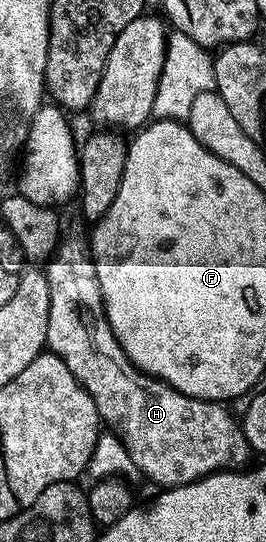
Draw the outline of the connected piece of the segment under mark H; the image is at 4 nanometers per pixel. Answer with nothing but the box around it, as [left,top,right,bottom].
[46,232,250,489]

